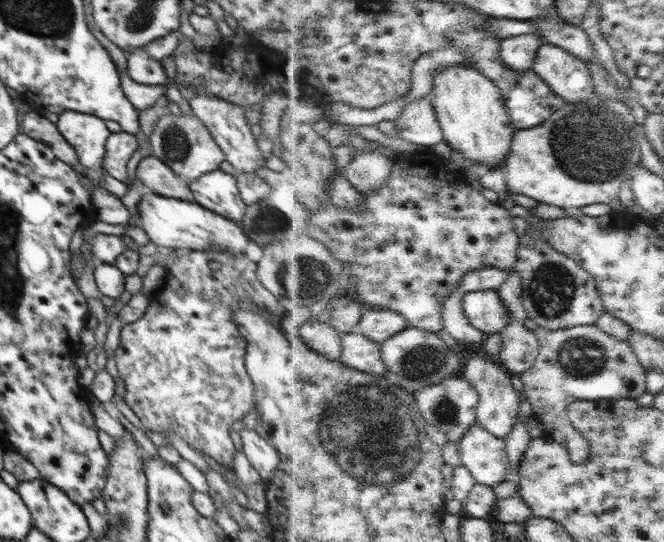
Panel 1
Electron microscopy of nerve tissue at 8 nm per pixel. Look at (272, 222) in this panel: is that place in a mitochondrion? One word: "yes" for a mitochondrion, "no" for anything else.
yes

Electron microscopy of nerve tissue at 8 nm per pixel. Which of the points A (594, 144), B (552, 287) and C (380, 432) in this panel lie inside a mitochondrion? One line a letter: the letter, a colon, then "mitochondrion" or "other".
A: mitochondrion
B: mitochondrion
C: mitochondrion

